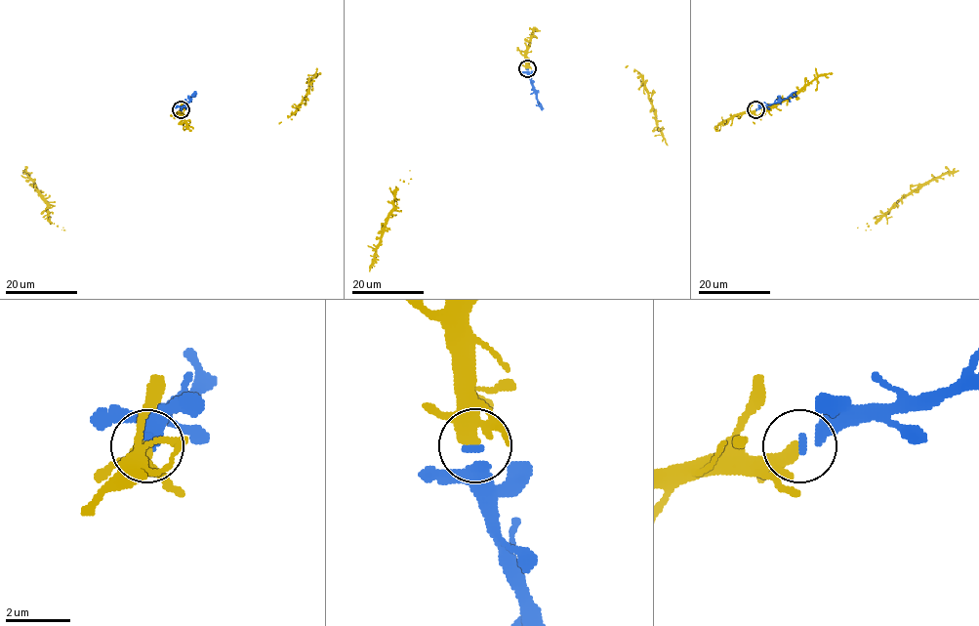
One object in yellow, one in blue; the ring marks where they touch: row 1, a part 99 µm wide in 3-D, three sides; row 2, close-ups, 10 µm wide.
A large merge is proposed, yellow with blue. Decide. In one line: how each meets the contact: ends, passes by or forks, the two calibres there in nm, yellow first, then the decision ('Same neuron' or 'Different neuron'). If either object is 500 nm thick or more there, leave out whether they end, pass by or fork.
At the ring yellow passes by. At the ring blue ends. Thickness 360 nm (yellow) against 280 nm. Same neuron

